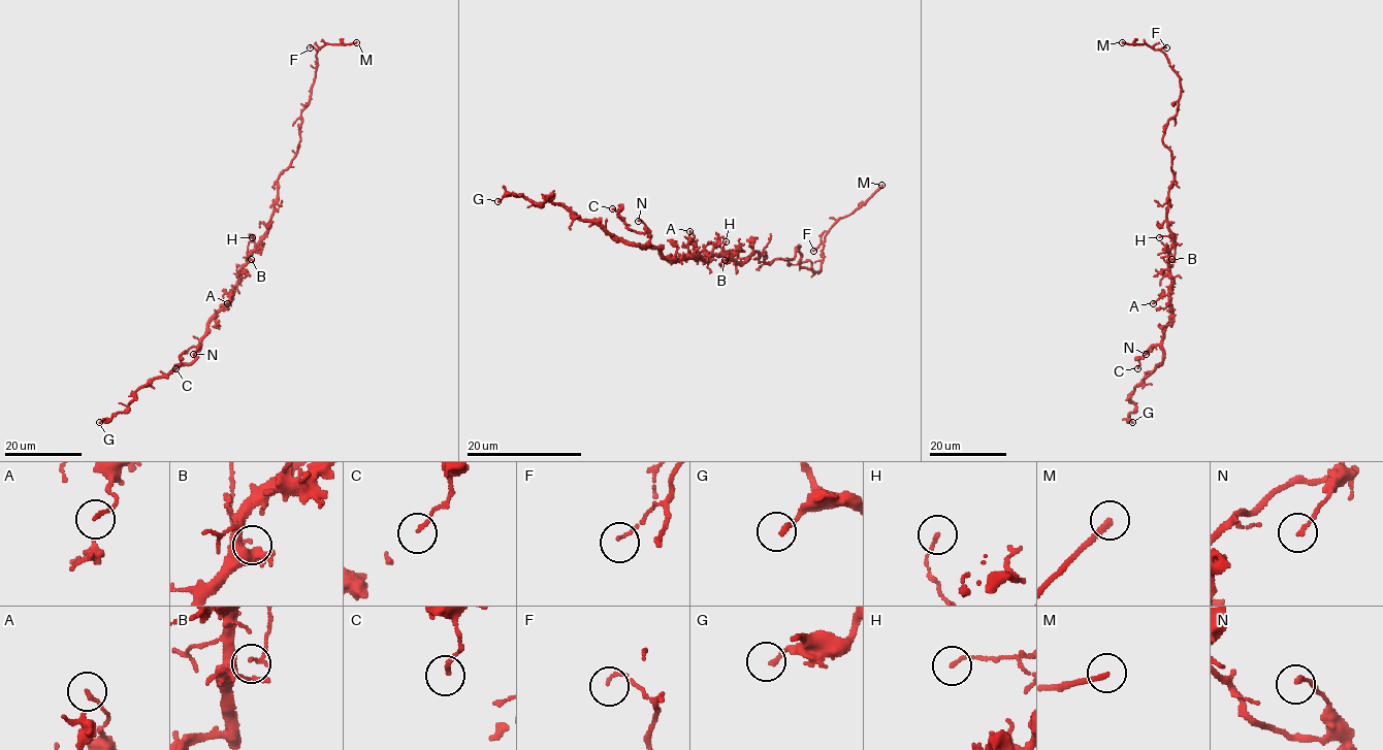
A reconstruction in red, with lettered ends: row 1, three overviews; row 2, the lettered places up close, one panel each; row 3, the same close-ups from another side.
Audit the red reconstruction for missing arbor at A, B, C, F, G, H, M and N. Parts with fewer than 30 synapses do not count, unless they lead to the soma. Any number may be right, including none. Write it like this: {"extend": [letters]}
{"extend": ["M"]}

